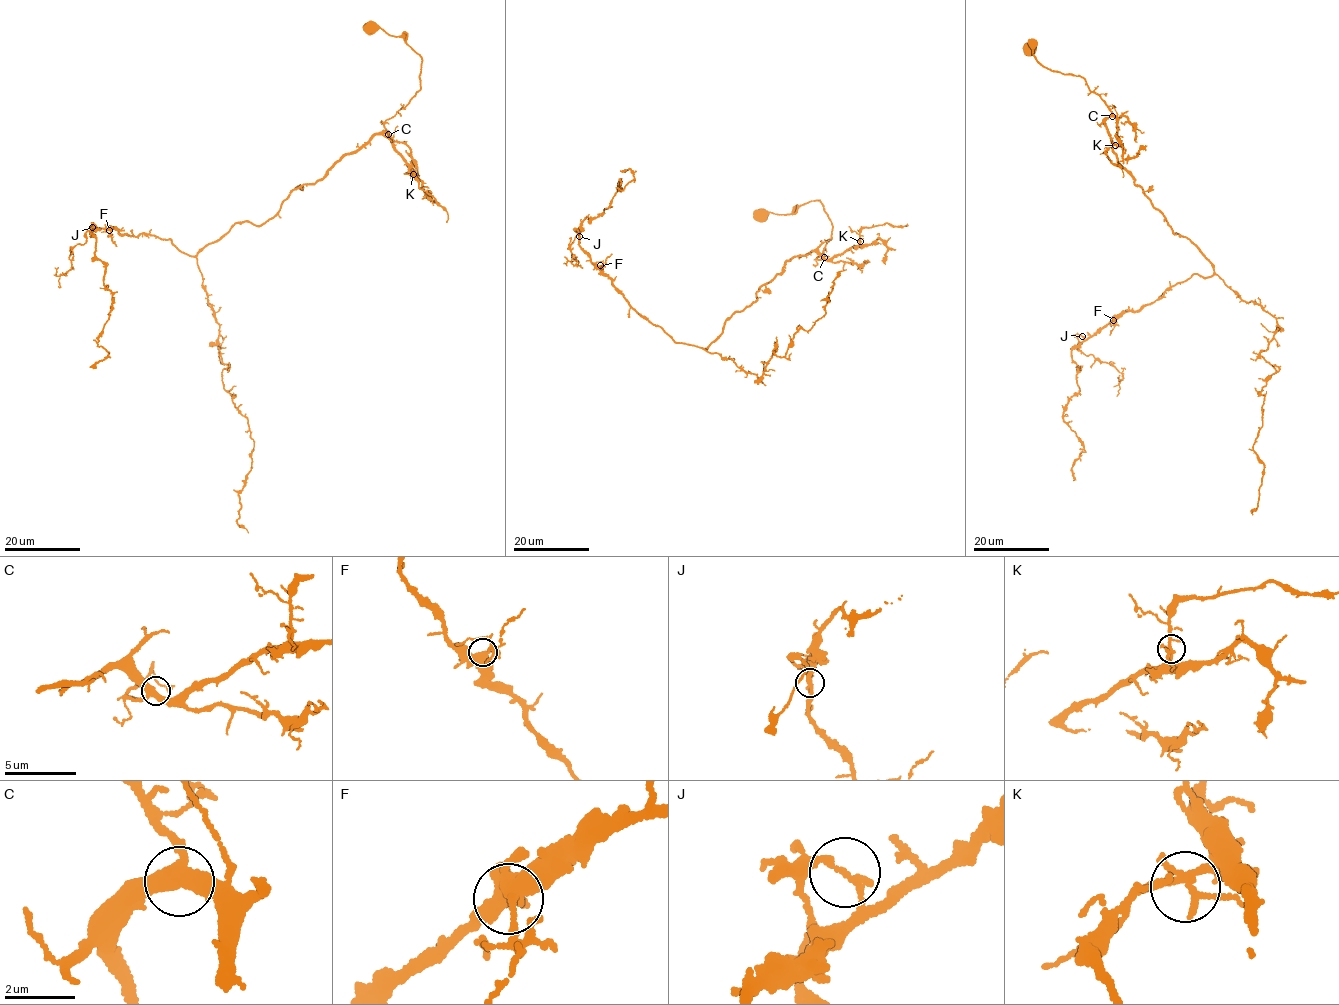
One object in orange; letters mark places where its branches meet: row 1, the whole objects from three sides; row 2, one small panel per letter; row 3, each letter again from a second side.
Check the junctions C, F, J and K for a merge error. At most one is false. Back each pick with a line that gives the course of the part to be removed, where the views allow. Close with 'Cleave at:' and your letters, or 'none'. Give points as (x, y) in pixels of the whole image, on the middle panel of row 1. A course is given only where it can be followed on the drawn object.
J: Course of the part to remove: (579, 236), (574, 230), (578, 233), (570, 249), (572, 257), (578, 262), (575, 265), (571, 262), (574, 253)
Cleave at: J

